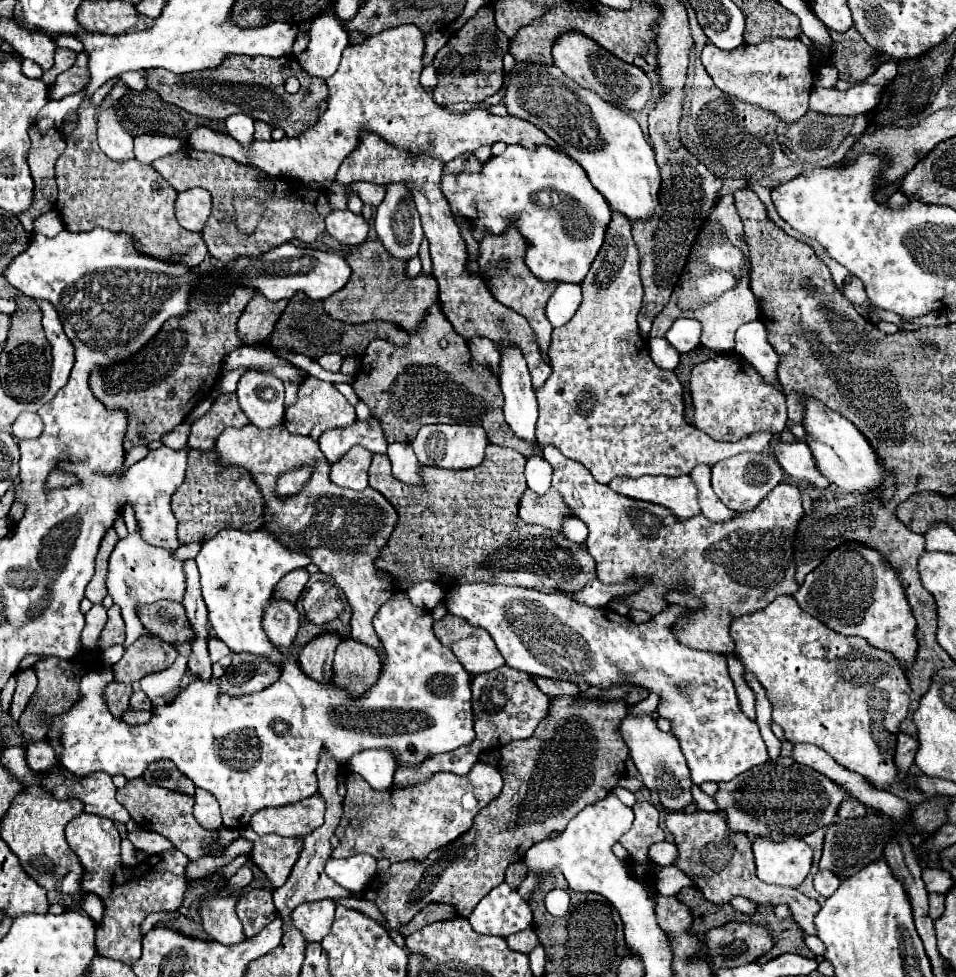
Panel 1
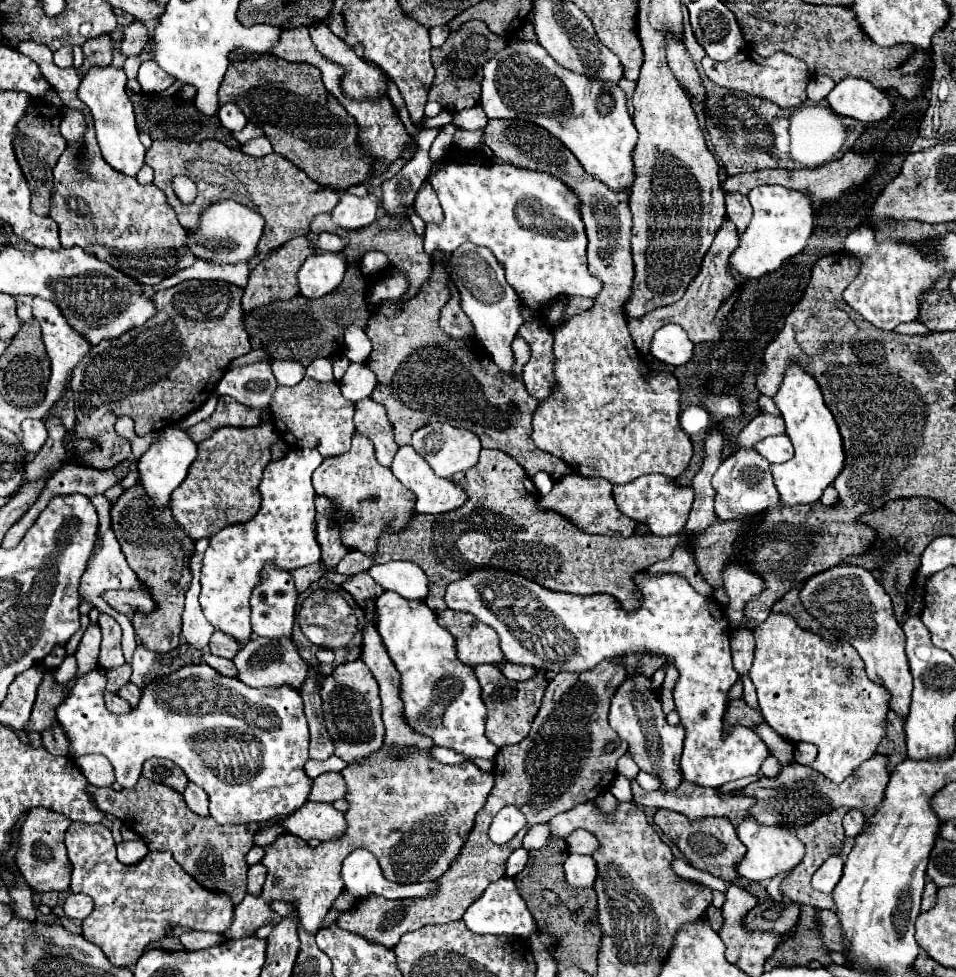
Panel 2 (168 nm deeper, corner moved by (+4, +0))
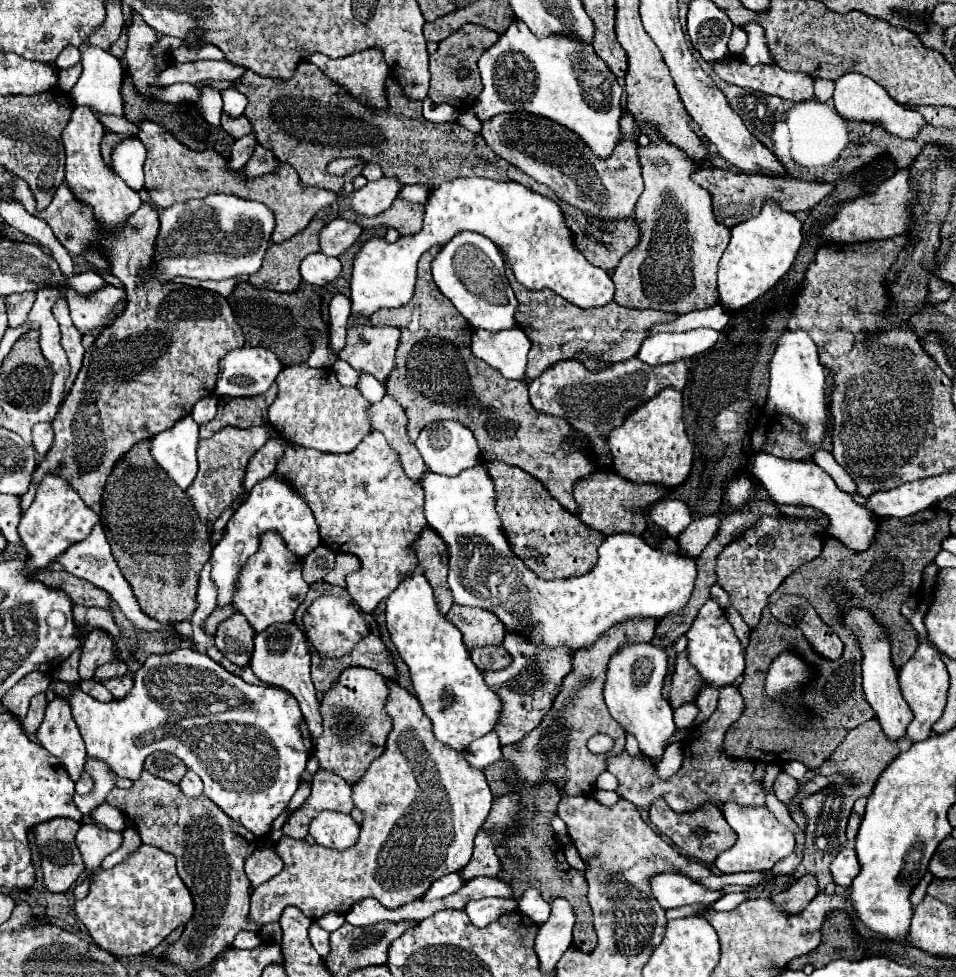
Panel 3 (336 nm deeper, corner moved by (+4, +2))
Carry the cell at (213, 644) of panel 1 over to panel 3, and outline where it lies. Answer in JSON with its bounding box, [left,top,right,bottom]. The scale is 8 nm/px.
[214,613,254,665]

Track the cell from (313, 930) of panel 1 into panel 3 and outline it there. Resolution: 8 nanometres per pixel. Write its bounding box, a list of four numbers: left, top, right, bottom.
[248,679,492,925]

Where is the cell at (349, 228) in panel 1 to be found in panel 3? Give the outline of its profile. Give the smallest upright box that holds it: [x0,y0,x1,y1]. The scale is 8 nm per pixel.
[350,177,402,217]

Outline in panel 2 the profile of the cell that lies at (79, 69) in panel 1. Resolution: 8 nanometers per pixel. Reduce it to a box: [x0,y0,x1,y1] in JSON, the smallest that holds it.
[78,33,114,73]

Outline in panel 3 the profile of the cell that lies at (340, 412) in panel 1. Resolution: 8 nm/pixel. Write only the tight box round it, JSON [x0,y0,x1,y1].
[268,365,370,453]

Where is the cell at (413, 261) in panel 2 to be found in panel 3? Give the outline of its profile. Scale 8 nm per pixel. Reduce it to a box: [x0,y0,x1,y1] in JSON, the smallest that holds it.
[338,199,424,235]

